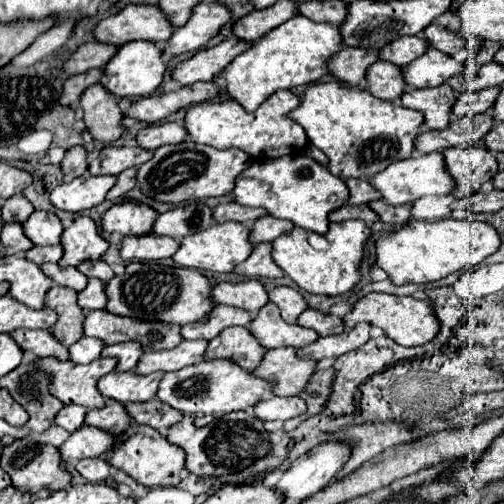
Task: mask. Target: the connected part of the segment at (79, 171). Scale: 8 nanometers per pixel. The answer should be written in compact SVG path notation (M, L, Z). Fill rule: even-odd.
M73 146L67 152L65 160L61 162L61 168L63 168L67 180L83 176L87 172L87 150L83 146Z

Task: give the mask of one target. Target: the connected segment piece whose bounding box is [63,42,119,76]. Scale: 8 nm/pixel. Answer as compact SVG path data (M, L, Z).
M87 42L77 48L77 52L65 62L65 72L69 76L87 72L91 68L105 68L107 60L119 50L119 46L113 44L103 44L103 42Z

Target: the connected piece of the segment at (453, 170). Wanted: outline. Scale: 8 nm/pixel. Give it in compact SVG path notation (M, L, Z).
M485 146L447 148L443 156L449 174L455 176L455 198L475 194L483 182L491 180L497 174L497 158Z

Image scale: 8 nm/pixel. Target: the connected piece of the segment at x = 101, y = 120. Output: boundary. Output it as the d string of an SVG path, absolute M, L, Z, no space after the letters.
M95 84L89 86L83 96L81 96L81 108L83 108L83 122L87 126L87 130L93 134L95 140L101 140L105 144L111 144L115 140L119 140L123 136L123 110L119 108L119 98L111 96L111 92L107 92L107 88L103 88L103 84Z

